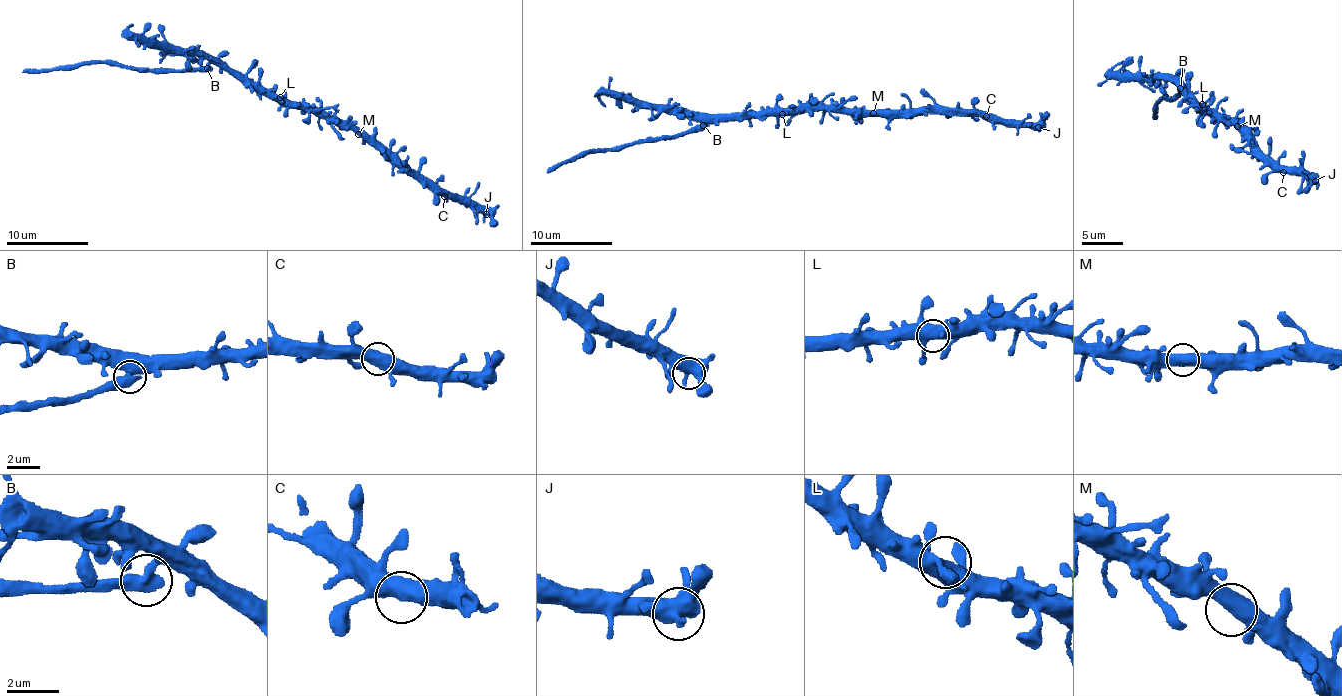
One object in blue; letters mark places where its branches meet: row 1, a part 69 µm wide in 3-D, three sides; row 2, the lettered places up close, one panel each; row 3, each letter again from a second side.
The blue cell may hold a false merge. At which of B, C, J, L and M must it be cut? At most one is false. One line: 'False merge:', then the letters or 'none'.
False merge: B

